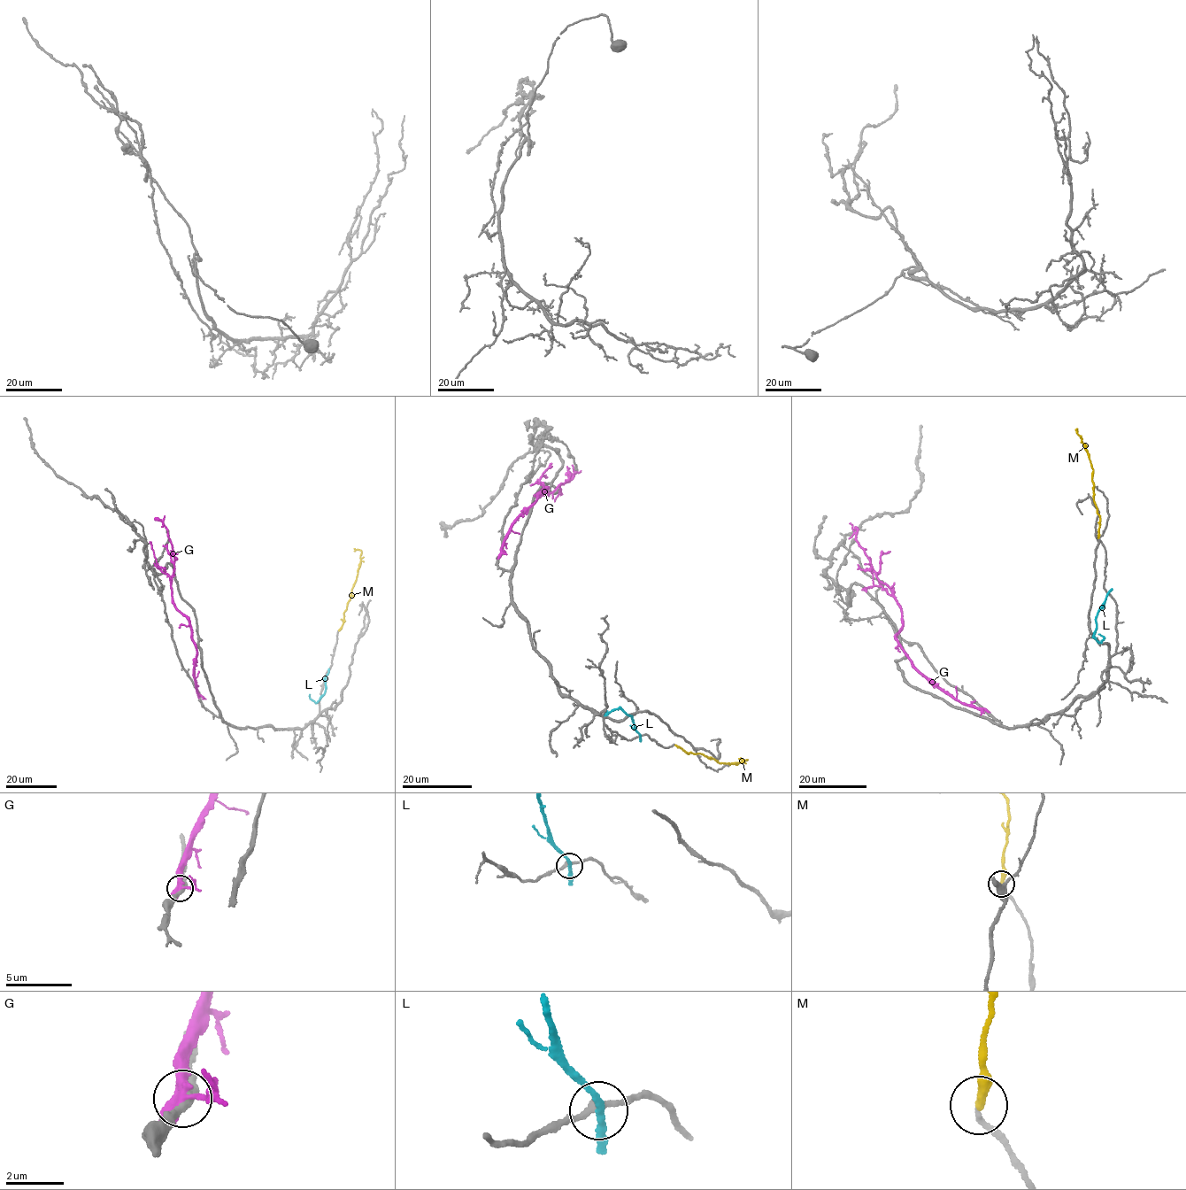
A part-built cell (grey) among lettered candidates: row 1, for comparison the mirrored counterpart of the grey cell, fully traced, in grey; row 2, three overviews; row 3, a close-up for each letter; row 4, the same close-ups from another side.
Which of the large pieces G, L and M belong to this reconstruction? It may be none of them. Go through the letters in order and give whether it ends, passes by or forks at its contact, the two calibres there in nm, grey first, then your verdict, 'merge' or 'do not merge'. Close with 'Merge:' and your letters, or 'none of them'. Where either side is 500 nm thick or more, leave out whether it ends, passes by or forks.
G: it forks; calibres 280 and 400 nm; do not merge
L: it passes by; calibres 200 and 240 nm; do not merge
M: it ends; calibres 170 and 360 nm; merge
Merge: M

